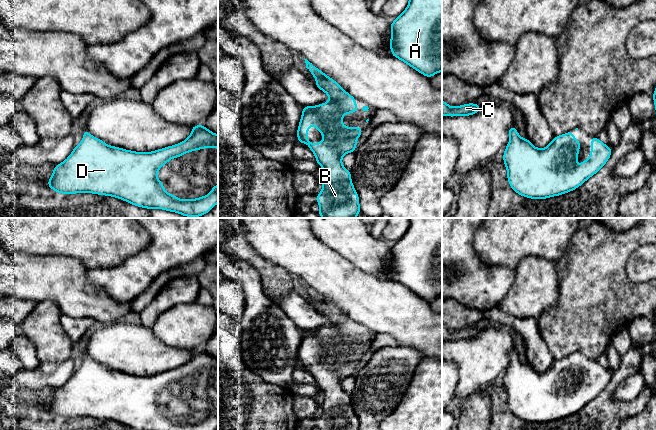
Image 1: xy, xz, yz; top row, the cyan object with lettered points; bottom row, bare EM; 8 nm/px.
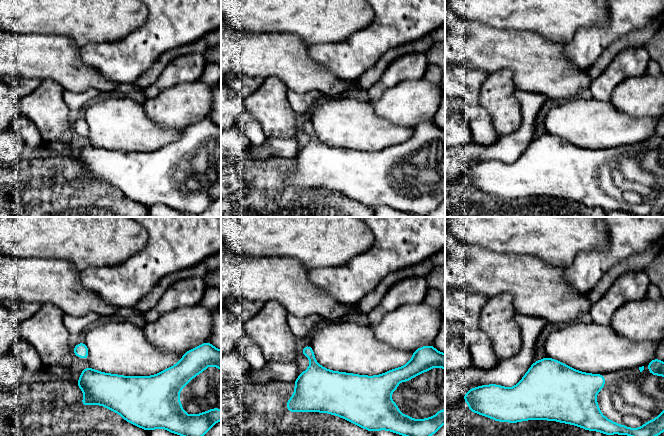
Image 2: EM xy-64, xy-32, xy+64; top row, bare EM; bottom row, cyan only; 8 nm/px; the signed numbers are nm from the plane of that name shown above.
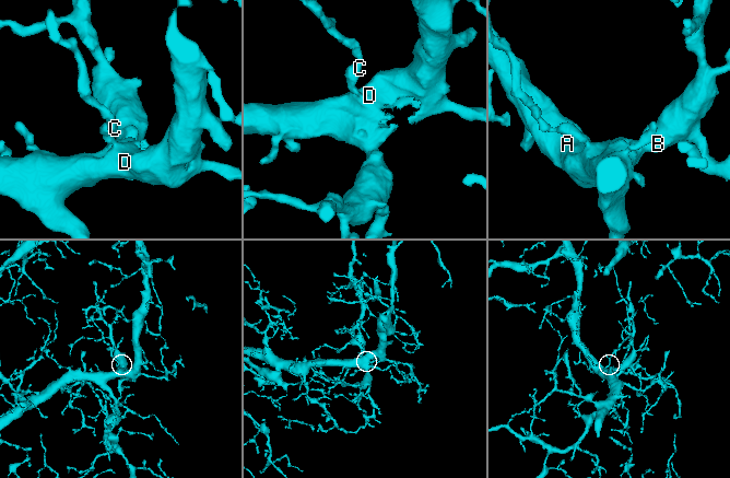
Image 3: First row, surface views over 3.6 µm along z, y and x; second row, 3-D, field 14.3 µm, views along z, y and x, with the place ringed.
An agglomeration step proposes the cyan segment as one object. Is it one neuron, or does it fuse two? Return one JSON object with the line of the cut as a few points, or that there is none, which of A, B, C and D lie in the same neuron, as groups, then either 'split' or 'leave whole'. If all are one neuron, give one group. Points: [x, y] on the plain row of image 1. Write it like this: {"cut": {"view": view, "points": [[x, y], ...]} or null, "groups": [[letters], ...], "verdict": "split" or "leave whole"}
{"cut": null, "groups": [["A", "B", "C", "D"]], "verdict": "leave whole"}

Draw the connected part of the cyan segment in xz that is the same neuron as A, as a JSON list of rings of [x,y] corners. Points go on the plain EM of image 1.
[[[409,218],[407,232],[390,248],[392,280],[428,303],[442,295],[442,218]]]

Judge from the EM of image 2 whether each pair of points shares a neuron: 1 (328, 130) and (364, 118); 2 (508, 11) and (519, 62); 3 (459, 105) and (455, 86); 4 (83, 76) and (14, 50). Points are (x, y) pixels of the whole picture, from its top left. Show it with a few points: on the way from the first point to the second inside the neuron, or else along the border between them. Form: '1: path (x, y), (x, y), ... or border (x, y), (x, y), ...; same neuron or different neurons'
1: path (337, 122), (355, 122); same neuron
2: border (489, 25), (495, 28), (530, 30), (535, 33); different neurons
3: border (455, 97), (458, 97), (467, 104); different neurons
4: path (66, 67), (56, 57), (31, 56); same neuron

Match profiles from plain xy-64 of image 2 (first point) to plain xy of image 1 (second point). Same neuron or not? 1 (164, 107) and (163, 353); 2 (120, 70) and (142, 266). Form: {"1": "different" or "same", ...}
{"1": "different", "2": "same"}

